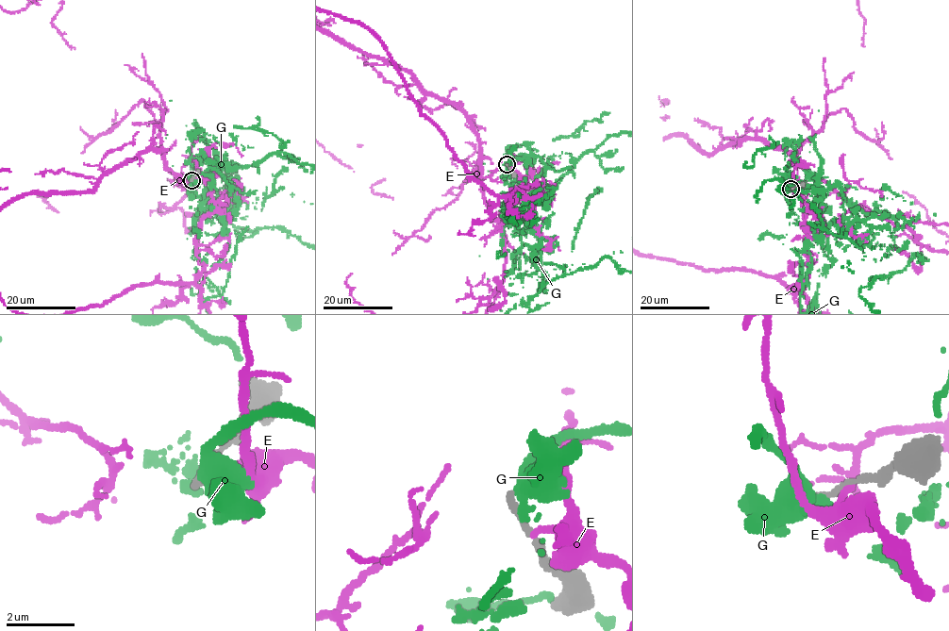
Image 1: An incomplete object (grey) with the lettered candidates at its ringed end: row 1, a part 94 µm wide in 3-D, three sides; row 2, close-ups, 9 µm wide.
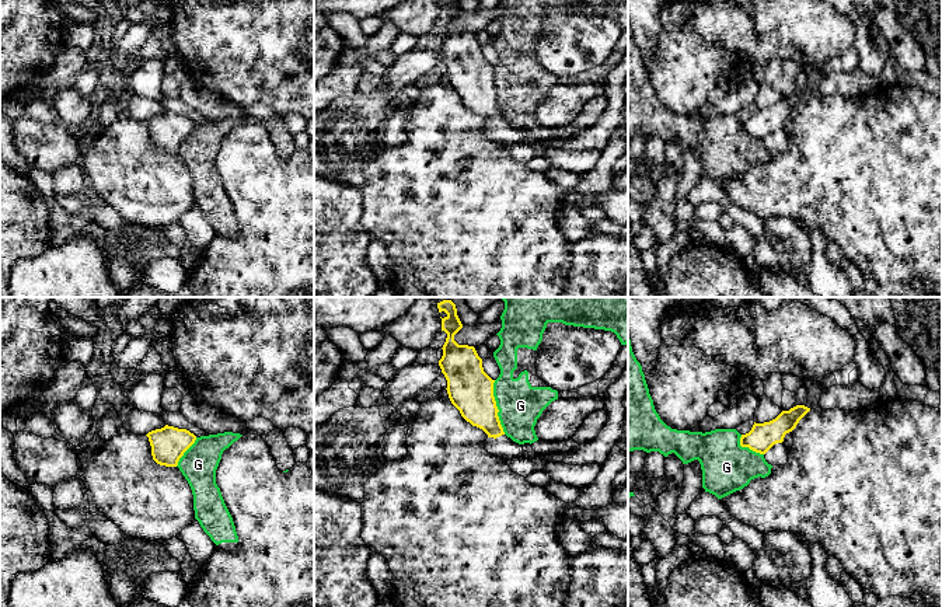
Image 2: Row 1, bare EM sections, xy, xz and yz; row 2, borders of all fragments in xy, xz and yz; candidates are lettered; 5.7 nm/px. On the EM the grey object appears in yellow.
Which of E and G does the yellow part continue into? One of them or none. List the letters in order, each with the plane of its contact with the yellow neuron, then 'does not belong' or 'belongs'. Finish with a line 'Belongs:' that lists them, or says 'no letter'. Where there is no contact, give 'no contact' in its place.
E: no contact | does not belong
G: xz | does not belong
Belongs: no letter

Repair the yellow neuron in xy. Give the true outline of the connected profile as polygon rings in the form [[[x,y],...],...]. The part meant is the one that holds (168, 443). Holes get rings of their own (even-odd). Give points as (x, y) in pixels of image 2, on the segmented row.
[[[165,425],[146,435],[153,460],[165,467],[177,467],[184,453],[195,443],[196,436],[186,429]]]

